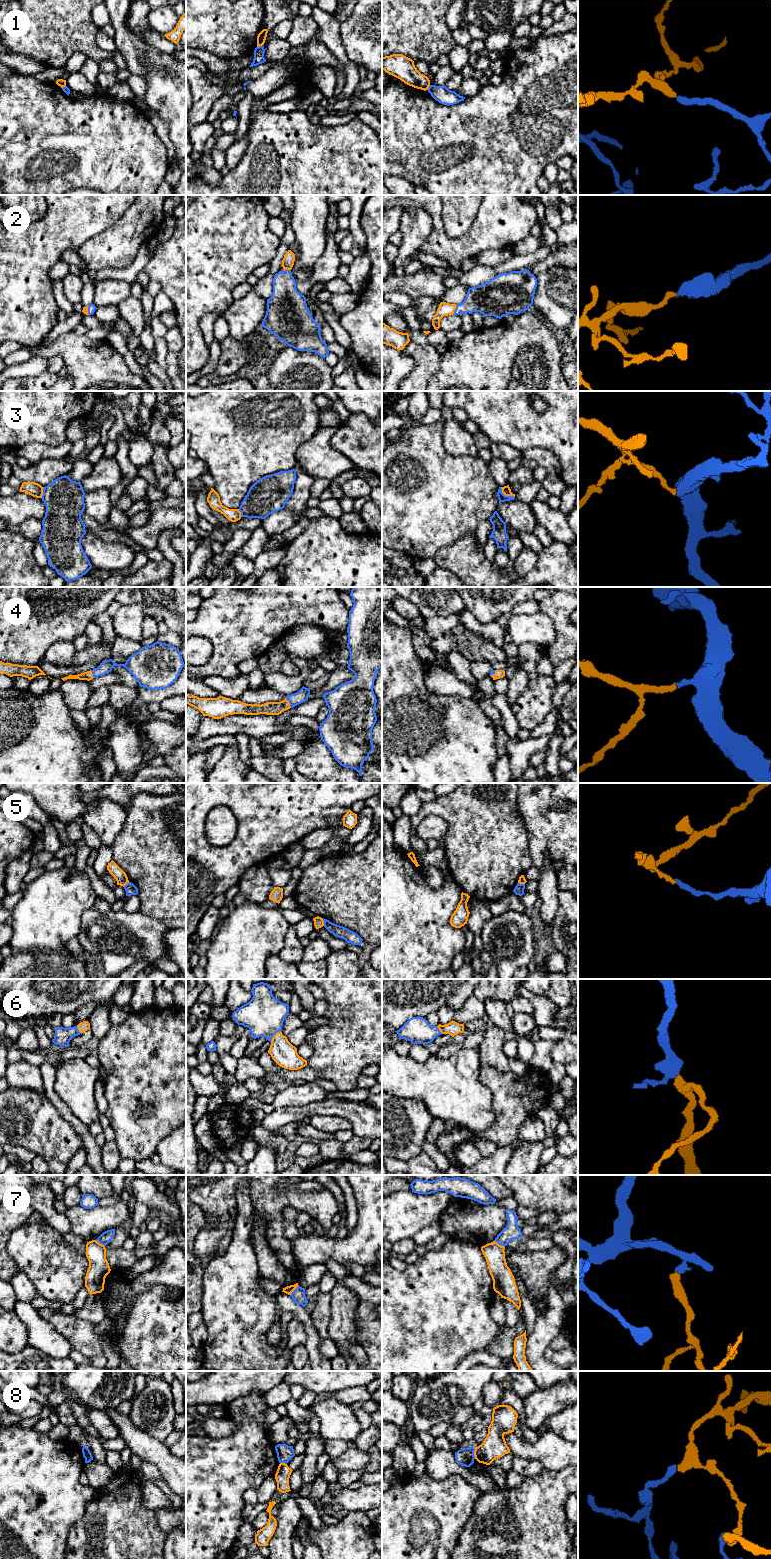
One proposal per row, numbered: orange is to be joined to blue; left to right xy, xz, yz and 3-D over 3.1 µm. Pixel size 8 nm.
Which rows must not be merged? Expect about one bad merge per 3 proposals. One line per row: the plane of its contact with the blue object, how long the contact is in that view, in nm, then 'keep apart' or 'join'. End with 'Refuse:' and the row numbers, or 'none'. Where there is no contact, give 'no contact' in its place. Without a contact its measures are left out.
1: meets blue in xz; contact 50 nm long; keep apart
2: meets blue in yz; contact 80 nm long; join
3: meets blue in yz; contact 150 nm long; keep apart
4: meets blue in xz; contact 100 nm long; join
5: meets blue in xz; contact 70 nm long; keep apart
6: meets blue in xz; contact 120 nm long; join
7: meets blue in yz; contact 110 nm long; keep apart
8: meets blue in yz; contact 100 nm long; keep apart
Refuse: 1, 3, 5, 7, 8

